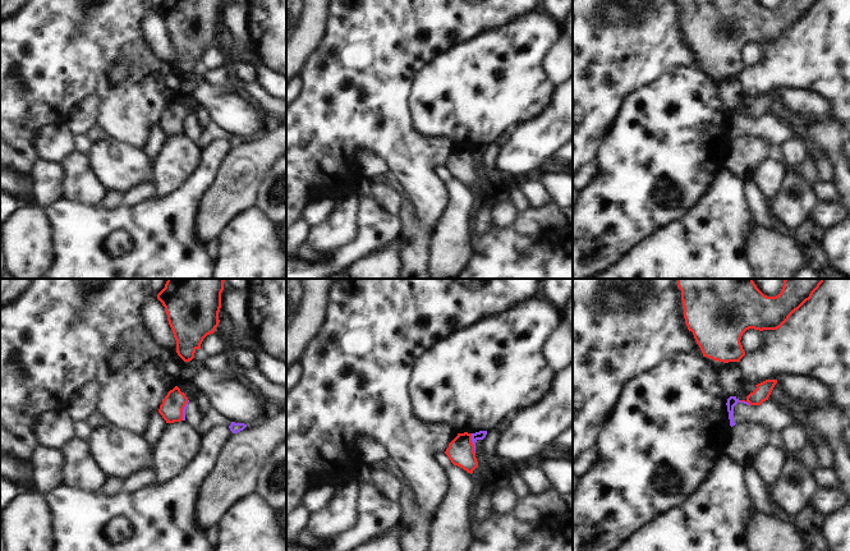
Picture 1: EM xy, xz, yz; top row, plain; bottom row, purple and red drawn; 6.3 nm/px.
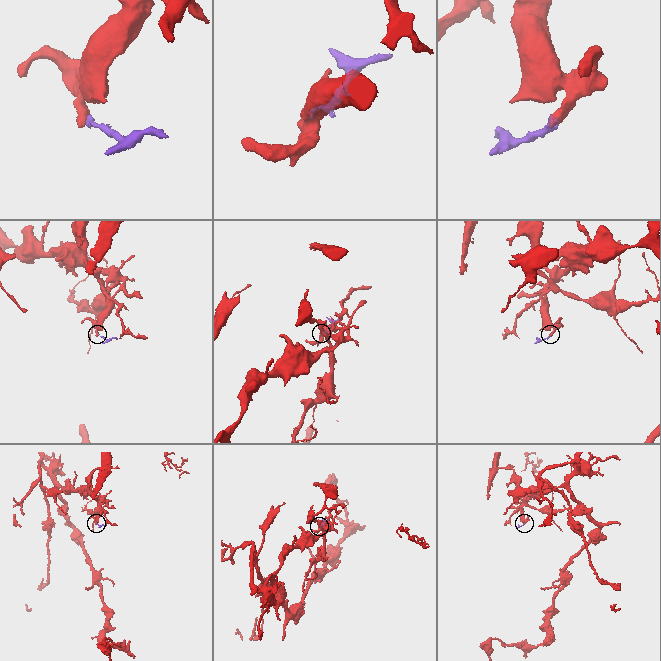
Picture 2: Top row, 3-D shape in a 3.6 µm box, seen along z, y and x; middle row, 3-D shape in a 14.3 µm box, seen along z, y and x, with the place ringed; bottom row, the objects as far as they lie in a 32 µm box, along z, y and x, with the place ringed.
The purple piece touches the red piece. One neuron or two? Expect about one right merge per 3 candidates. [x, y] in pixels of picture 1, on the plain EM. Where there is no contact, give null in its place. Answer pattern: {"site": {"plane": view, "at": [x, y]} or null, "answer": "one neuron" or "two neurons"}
{"site": {"plane": "xz", "at": [473, 157]}, "answer": "two neurons"}

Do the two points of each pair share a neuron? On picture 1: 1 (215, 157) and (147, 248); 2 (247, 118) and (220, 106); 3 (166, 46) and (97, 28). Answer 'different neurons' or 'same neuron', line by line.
1: same neuron
2: same neuron
3: different neurons

